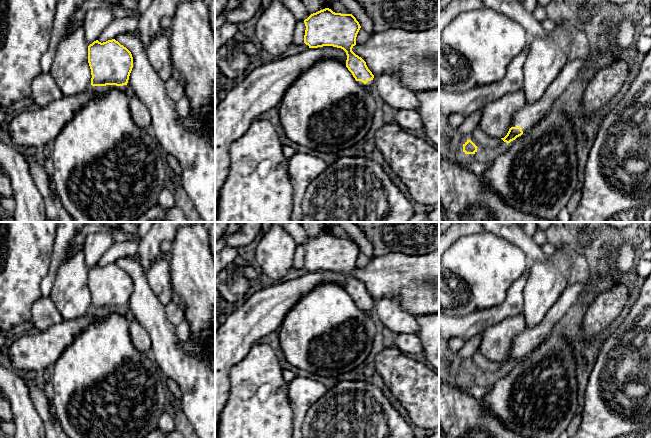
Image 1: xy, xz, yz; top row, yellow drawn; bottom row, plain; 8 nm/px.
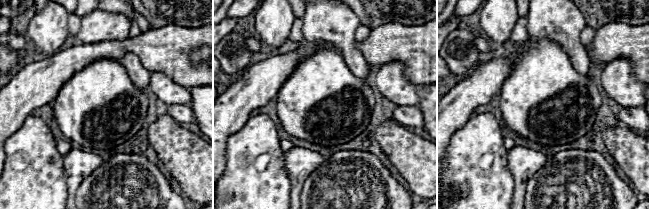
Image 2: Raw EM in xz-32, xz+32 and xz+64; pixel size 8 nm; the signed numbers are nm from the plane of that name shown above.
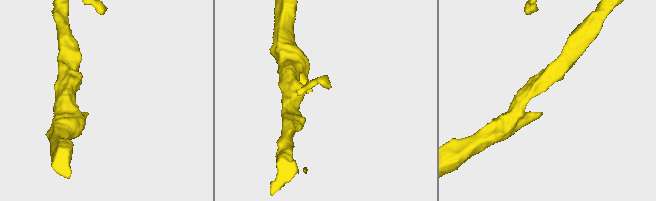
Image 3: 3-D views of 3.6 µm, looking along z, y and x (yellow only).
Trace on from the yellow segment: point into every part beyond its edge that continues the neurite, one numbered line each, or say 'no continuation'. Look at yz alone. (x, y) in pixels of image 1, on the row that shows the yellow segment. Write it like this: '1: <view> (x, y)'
1: yz (529, 115)

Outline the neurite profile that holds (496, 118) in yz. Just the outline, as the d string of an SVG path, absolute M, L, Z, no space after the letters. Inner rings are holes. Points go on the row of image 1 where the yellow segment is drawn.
M523 90L504 95L483 108L479 126L483 132L493 138L504 138L511 128L512 117L526 104Z

